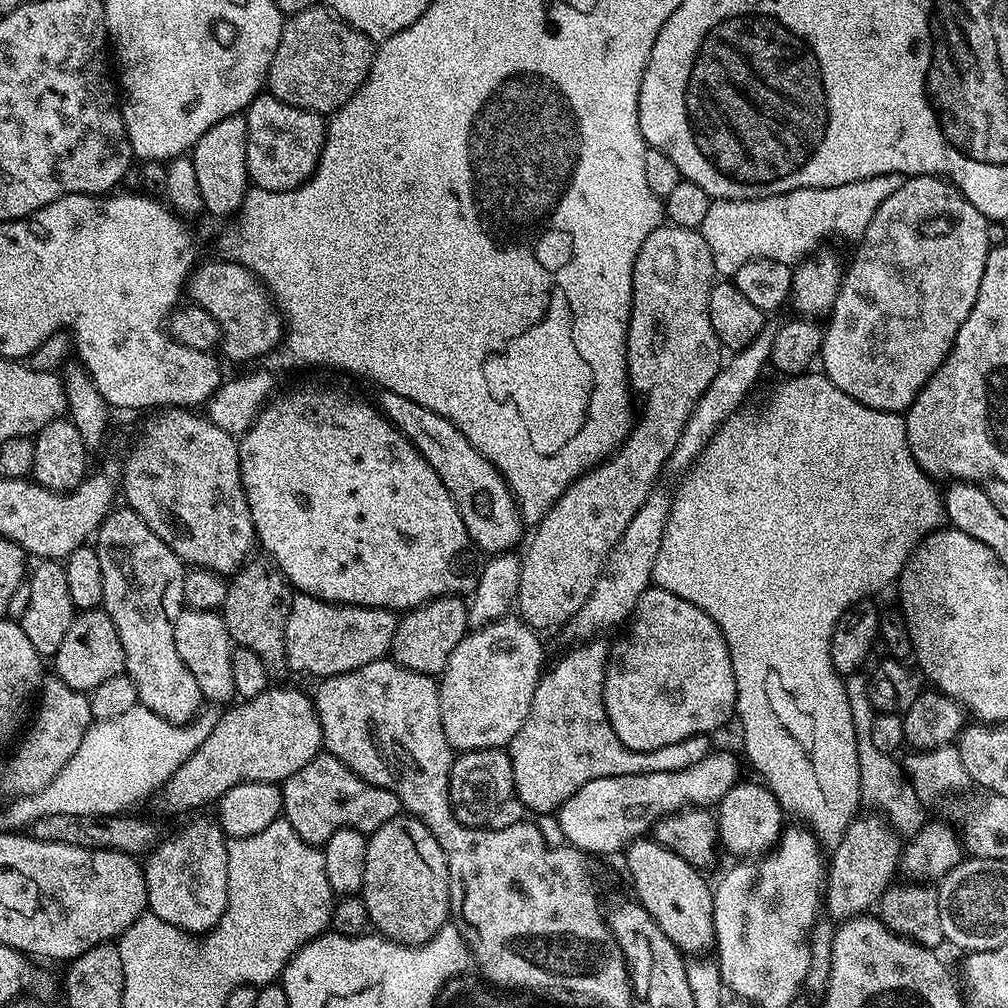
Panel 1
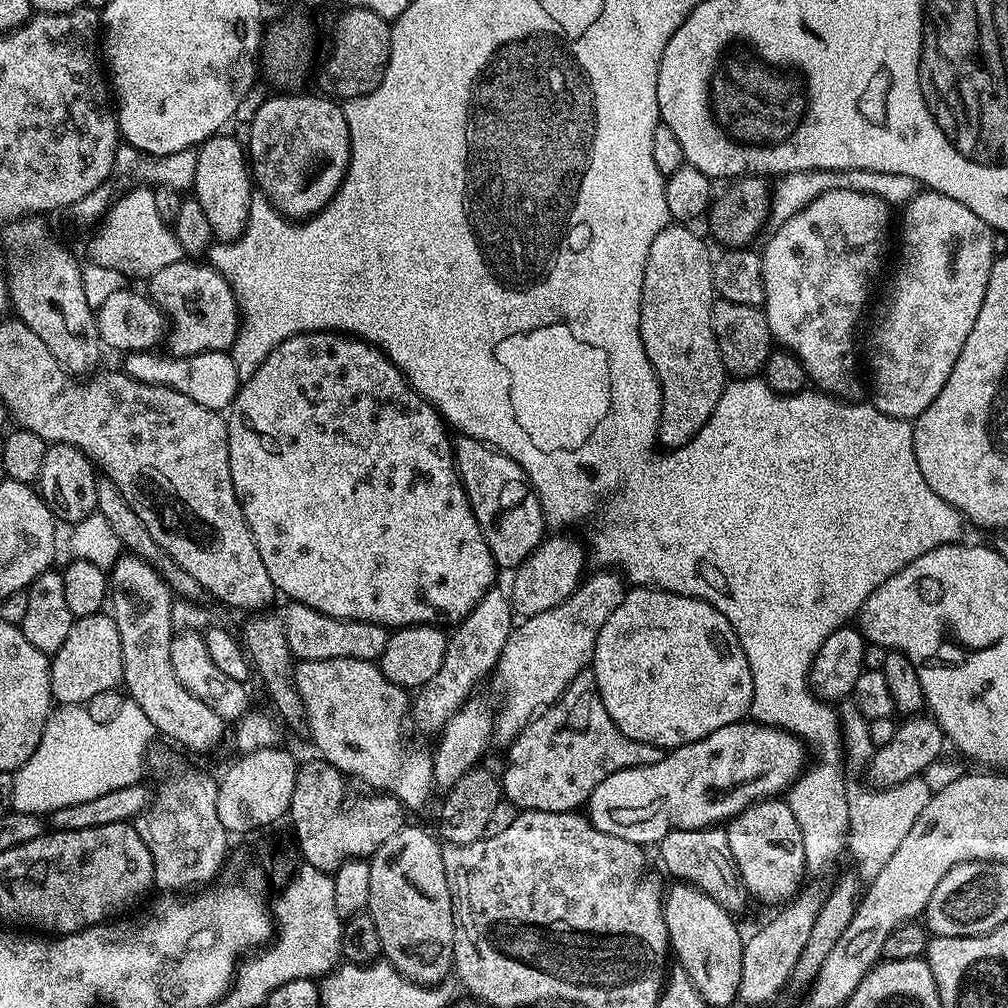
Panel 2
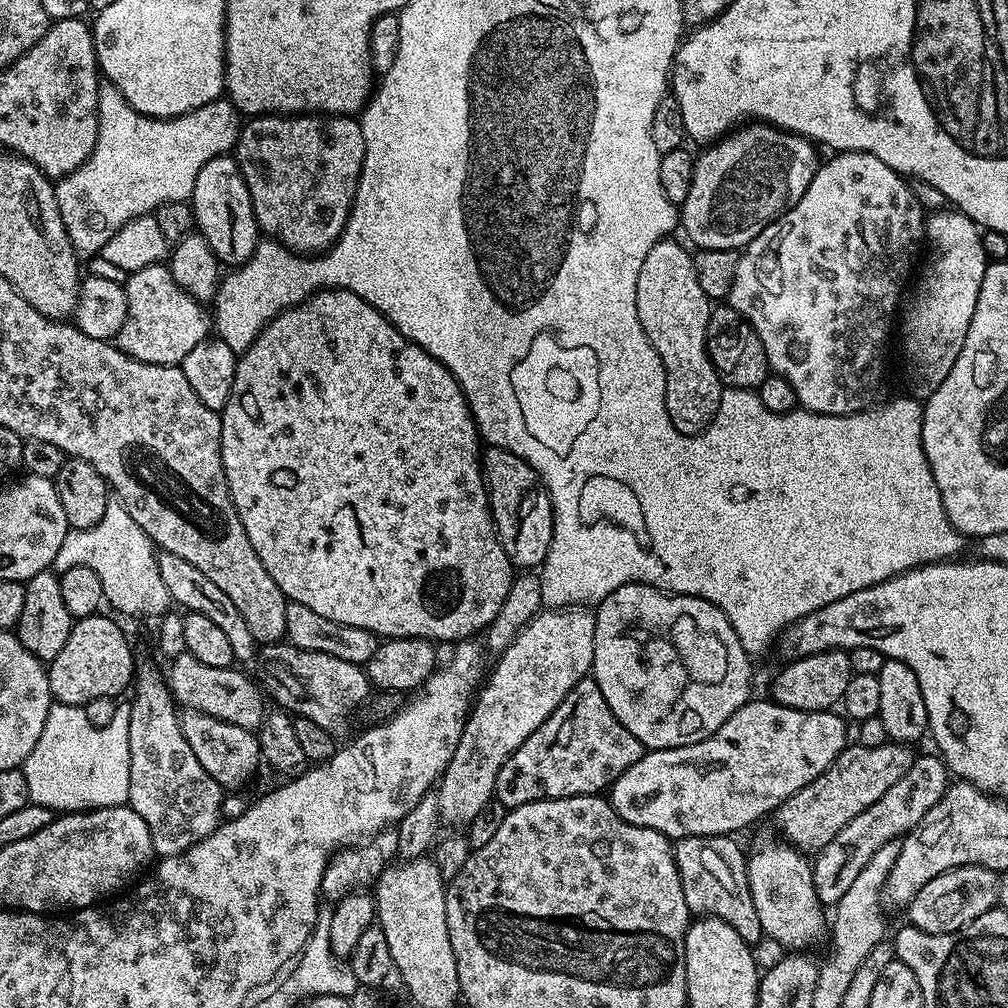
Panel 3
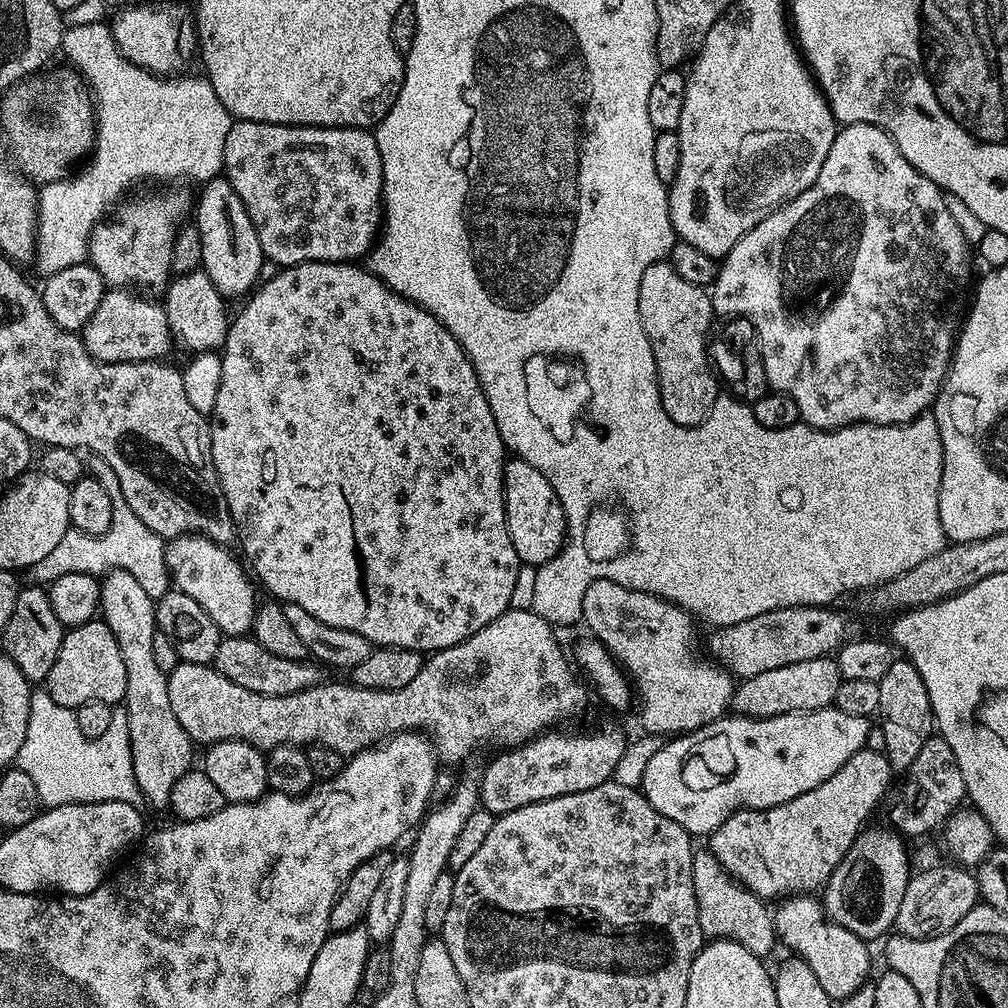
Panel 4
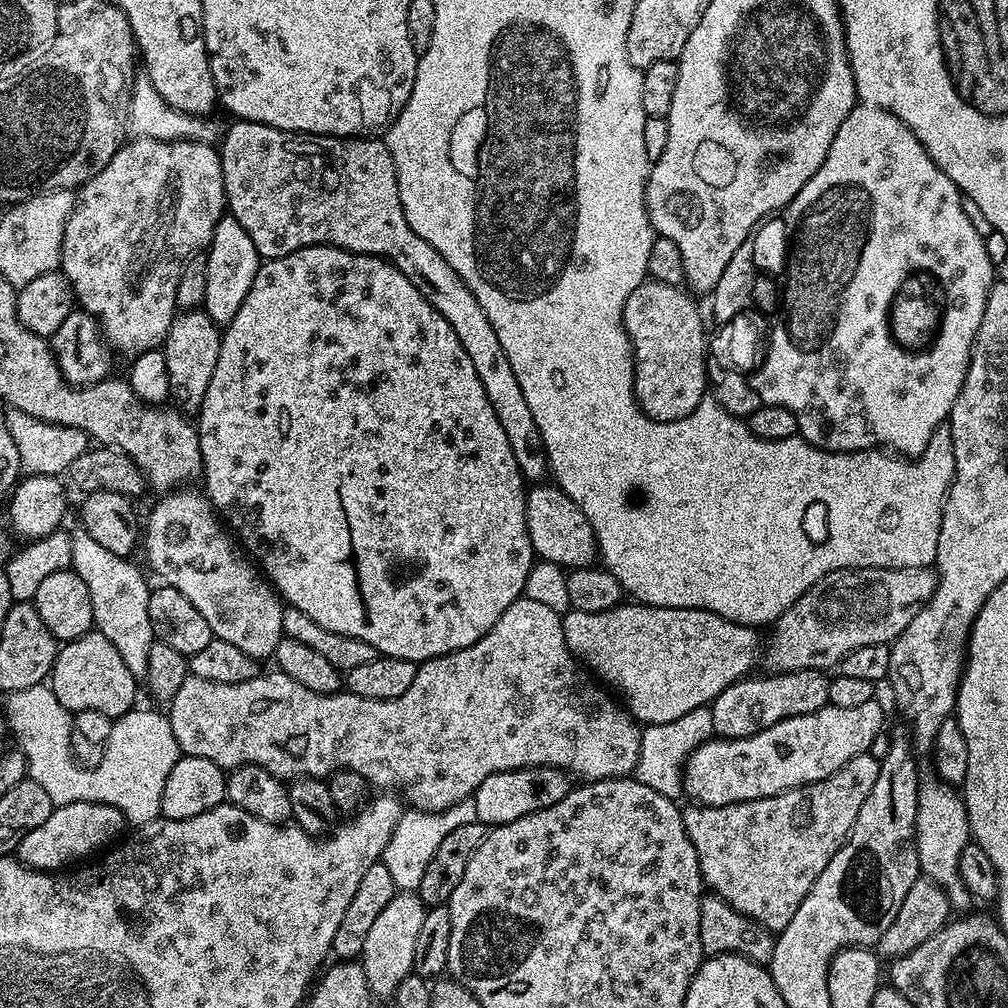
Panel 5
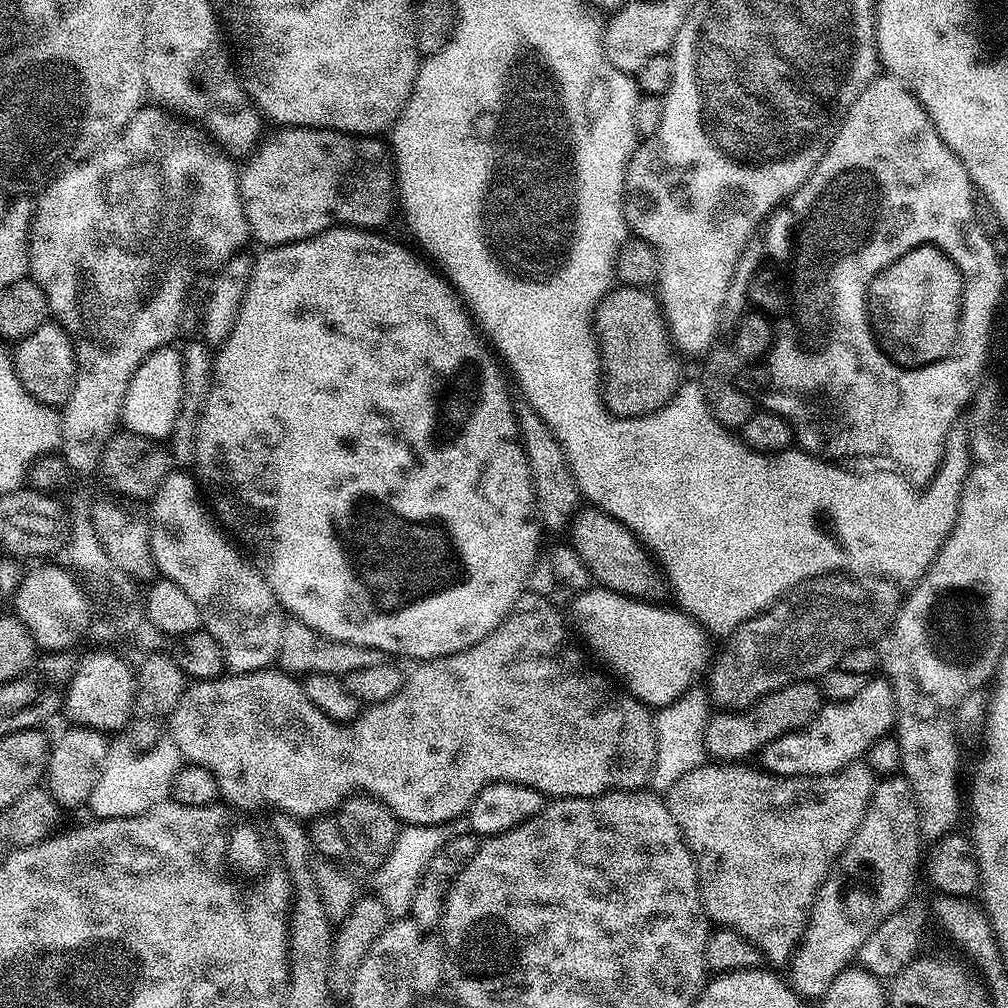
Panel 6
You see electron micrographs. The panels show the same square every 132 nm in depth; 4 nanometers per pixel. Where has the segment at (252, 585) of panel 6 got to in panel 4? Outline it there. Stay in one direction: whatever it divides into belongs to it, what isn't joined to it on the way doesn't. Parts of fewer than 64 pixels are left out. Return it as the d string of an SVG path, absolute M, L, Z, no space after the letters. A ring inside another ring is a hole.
M181 534L165 545L166 566L177 591L194 598L214 619L214 624L224 636L243 636L255 625L258 599L246 576L247 571L228 551L207 536Z

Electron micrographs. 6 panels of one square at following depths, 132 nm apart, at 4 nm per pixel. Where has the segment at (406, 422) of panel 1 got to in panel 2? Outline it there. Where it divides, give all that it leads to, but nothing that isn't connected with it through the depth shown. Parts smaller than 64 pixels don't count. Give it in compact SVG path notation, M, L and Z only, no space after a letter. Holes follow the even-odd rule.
M461 435L454 440L454 459L456 473L460 475L474 518L486 538L486 546L490 546L497 569L519 568L546 536L544 511L540 509L536 492L522 466L489 444Z

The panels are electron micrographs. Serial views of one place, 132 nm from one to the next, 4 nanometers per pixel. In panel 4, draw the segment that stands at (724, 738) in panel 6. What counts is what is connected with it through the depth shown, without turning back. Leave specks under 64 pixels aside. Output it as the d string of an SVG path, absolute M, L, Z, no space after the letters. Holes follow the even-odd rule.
M832 656L810 658L810 662L794 662L790 666L778 666L778 670L765 670L763 674L754 674L750 678L740 680L732 689L731 711L738 716L753 716L756 720L770 718L778 714L791 712L809 712L819 708L835 705L838 686L840 685L840 671Z

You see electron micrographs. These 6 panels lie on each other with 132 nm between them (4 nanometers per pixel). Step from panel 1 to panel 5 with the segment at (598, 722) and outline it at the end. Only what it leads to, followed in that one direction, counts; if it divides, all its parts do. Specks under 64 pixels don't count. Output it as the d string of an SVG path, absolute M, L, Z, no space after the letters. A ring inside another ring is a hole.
M515 768L490 774L490 778L478 786L474 797L476 819L485 826L518 822L518 818L526 818L526 814L534 814L538 810L546 810L546 806L554 806L554 802L562 802L573 787L568 773L559 768Z

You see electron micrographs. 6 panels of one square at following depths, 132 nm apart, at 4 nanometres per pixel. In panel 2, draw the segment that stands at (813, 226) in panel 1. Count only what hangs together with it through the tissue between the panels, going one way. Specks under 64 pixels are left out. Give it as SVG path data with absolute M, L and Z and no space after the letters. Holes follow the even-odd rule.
M798 171L781 176L775 181L770 194L770 216L776 219L777 225L786 223L794 214L798 214L810 205L814 198L825 192L836 189L864 192L871 196L882 198L892 206L902 206L908 203L919 191L920 185L910 175L884 174L881 171Z

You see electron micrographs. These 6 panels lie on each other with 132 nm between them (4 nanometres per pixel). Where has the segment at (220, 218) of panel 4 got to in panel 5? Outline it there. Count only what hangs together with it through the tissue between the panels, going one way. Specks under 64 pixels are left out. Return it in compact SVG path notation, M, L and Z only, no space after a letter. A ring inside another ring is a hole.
M231 214L224 215L218 222L216 233L212 235L212 243L206 249L206 255L206 298L202 311L216 324L227 326L234 314L242 310L242 302L246 302L246 294L250 294L250 286L254 286L254 274L258 274L262 257L258 250L254 250L250 234L242 230L242 225Z

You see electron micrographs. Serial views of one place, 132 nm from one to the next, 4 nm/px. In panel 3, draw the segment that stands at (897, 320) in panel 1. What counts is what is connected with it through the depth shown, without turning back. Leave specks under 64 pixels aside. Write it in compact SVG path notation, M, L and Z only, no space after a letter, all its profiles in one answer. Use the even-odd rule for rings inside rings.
M933 211L927 217L924 234L926 248L932 251L928 256L928 269L917 282L912 297L903 301L902 315L898 320L900 344L904 347L904 356L909 360L908 372L912 375L910 392L916 398L927 398L934 394L934 390L938 390L938 386L946 382L946 374L950 374L954 362L958 362L958 354L962 354L962 342L966 342L966 330L970 330L970 318L974 318L974 306L978 306L978 290L982 290L982 278L990 263L988 252L984 249L984 240L980 237L982 229L965 212Z

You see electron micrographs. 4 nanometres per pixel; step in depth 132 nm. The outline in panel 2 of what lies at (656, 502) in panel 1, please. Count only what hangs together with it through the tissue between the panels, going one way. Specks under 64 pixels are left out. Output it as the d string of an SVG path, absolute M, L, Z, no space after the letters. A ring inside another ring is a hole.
M600 571L604 572L590 574L566 602L529 616L513 627L496 667L496 674L504 679L506 692L506 706L498 714L498 730L506 739L513 739L533 716L565 692L574 677L591 665L598 632L621 604L626 591L625 581L617 571Z

